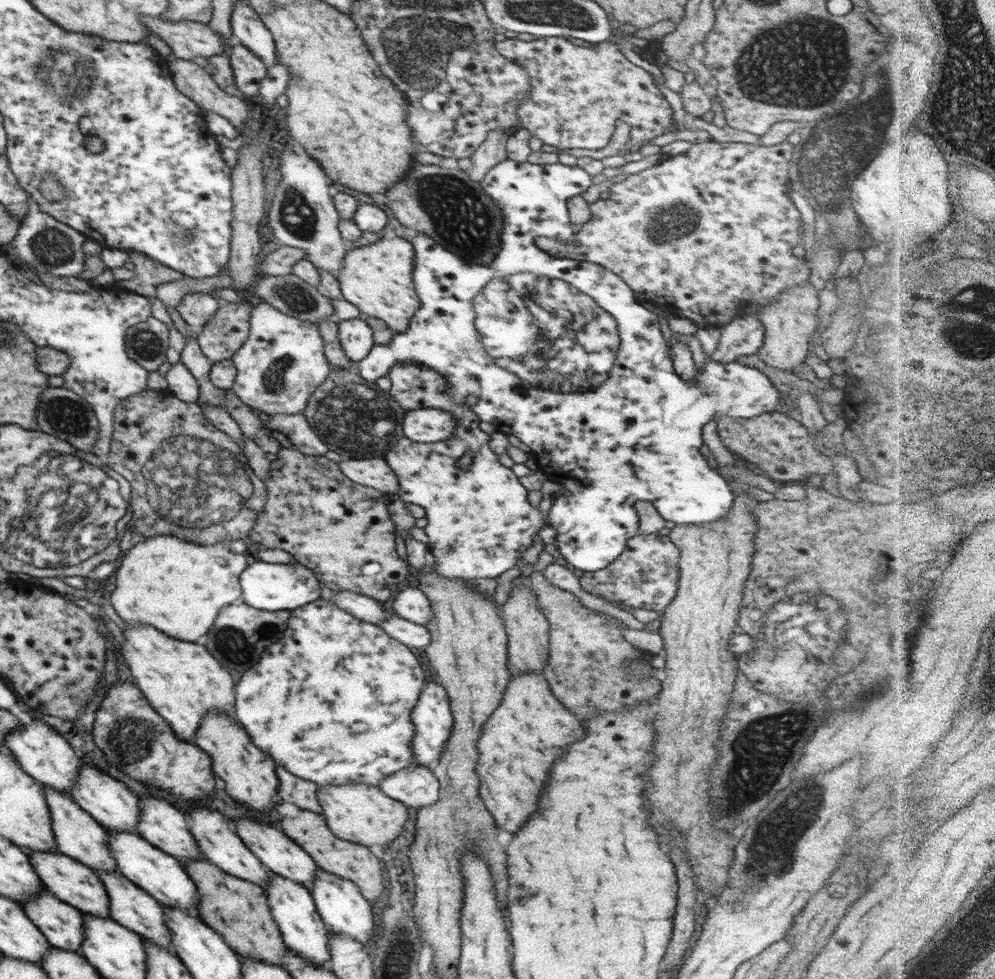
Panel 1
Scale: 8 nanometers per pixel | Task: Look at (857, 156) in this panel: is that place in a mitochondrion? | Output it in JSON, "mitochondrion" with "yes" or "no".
{"mitochondrion":"yes"}

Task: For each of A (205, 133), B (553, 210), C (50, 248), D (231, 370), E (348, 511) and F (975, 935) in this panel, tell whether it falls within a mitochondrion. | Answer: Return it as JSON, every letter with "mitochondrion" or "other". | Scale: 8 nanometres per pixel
{"A":"other","B":"other","C":"mitochondrion","D":"other","E":"other","F":"mitochondrion"}

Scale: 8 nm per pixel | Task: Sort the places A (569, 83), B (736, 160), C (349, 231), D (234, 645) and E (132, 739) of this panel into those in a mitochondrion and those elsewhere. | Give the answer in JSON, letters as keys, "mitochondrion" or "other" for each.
{"A":"other","B":"other","C":"other","D":"mitochondrion","E":"mitochondrion"}

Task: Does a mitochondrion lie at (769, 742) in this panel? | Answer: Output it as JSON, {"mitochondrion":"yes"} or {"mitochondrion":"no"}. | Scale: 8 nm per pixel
{"mitochondrion":"yes"}

